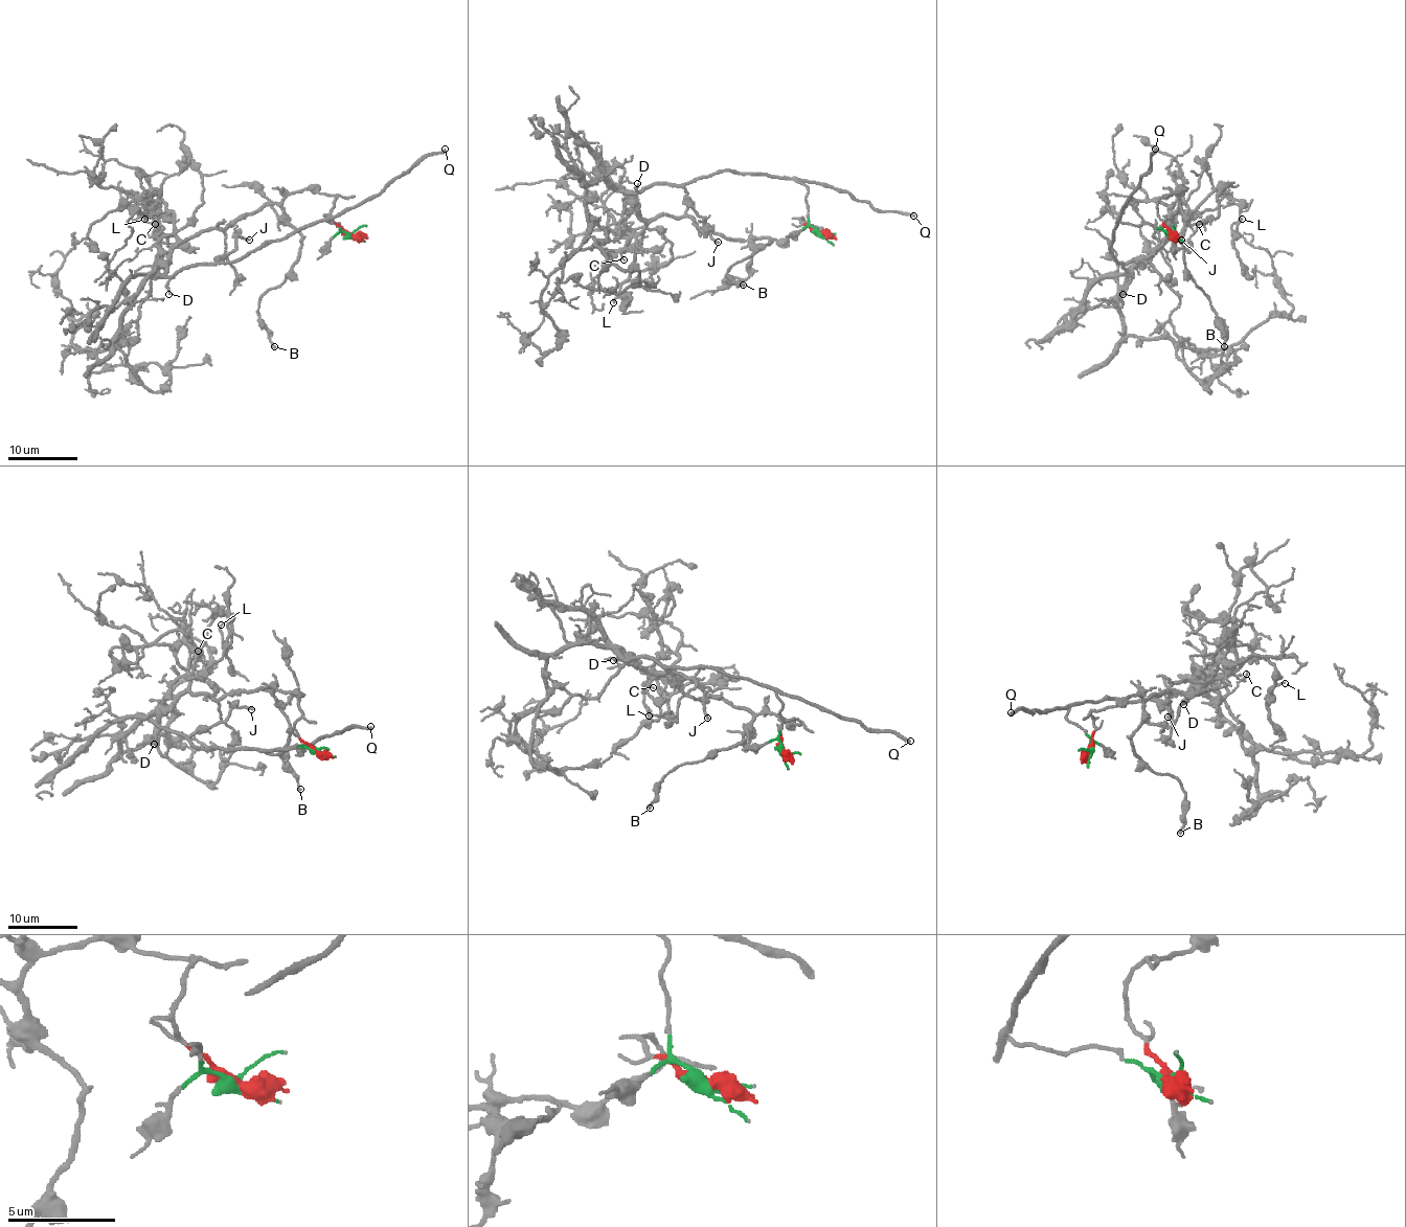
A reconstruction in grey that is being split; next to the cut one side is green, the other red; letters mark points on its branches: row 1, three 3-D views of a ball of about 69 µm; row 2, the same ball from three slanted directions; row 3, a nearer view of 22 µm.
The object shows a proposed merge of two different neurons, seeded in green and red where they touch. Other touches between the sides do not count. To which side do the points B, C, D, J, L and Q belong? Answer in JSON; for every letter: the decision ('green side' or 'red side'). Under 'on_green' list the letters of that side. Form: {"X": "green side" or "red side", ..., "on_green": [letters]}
{"B": "red side", "C": "red side", "D": "green side", "J": "green side", "L": "red side", "Q": "green side", "on_green": ["D", "J", "Q"]}

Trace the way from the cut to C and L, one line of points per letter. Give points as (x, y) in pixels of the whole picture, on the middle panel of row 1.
C: (818, 231), (802, 218), (784, 241), (730, 241), (662, 214), (625, 259)
L: (818, 231), (799, 218), (784, 241), (733, 241), (662, 214), (614, 302)

